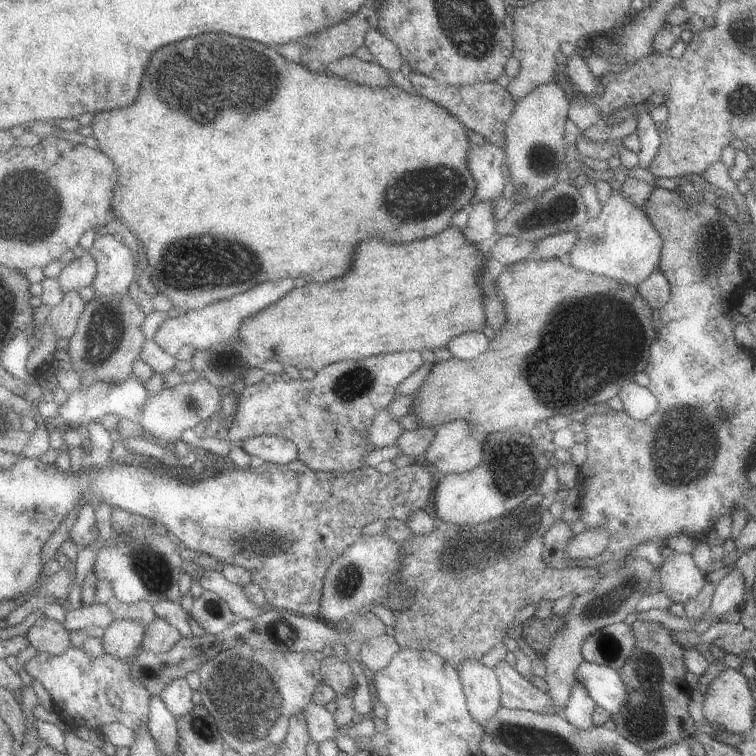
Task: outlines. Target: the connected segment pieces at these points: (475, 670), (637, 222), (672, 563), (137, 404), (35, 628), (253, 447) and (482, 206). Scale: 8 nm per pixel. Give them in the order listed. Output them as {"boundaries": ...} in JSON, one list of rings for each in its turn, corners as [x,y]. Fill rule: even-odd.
{"boundaries":[[[[467,659],[458,668],[471,714],[483,726],[502,707],[502,686],[494,667]]],[[[619,190],[612,191],[594,219],[587,218],[577,230],[577,242],[565,260],[573,268],[586,273],[636,287],[656,268],[662,240],[645,216],[643,208],[635,208]]],[[[668,551],[662,555],[663,562],[661,566],[657,566],[660,590],[675,603],[684,603],[692,599],[706,583],[704,574],[695,566],[692,556],[689,553],[677,553],[676,551]]],[[[132,375],[122,383],[95,383],[90,389],[69,392],[69,399],[61,406],[57,405],[56,414],[44,419],[46,430],[57,430],[62,435],[66,430],[76,430],[83,433],[89,422],[101,420],[105,414],[116,414],[119,418],[139,422],[141,408],[147,404],[151,392],[145,388],[145,383]]],[[[44,615],[39,617],[27,632],[31,645],[41,653],[64,655],[71,647],[71,630],[64,623]]],[[[279,435],[245,439],[242,448],[249,455],[258,456],[267,463],[277,463],[282,466],[300,458],[298,444]]],[[[492,201],[478,202],[472,204],[470,210],[470,223],[467,228],[462,229],[473,244],[481,244],[483,240],[489,240],[495,236],[497,230],[497,221],[493,218]]]]}

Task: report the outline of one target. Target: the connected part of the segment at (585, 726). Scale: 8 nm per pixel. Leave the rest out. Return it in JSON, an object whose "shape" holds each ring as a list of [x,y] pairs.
{"shape":[[[576,682],[571,687],[566,705],[562,710],[563,716],[575,728],[583,731],[589,730],[593,726],[591,713],[595,705],[588,692]]]}

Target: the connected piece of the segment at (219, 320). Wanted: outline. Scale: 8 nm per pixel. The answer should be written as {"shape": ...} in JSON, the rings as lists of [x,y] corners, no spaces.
{"shape":[[[296,279],[279,280],[275,282],[261,283],[253,290],[239,294],[235,298],[223,302],[215,302],[211,306],[202,309],[193,309],[186,312],[182,317],[169,317],[161,324],[154,340],[157,344],[172,355],[177,354],[181,350],[181,346],[191,345],[194,350],[206,351],[211,347],[218,347],[221,343],[233,344],[240,339],[241,328],[245,324],[245,320],[257,315],[264,308],[267,308],[275,302],[282,299],[285,294],[294,290],[295,286],[299,286],[300,281]]]}

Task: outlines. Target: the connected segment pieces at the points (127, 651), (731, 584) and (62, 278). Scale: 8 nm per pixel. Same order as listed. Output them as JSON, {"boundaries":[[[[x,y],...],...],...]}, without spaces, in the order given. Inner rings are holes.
{"boundaries":[[[[116,618],[101,638],[106,652],[119,659],[135,656],[142,650],[146,627],[135,619]]],[[[736,568],[723,576],[714,586],[709,604],[713,616],[707,621],[709,625],[720,621],[721,614],[737,609],[738,604],[743,602],[743,598],[747,598],[747,587],[744,578],[745,576],[740,569]]],[[[85,252],[81,258],[73,258],[70,263],[64,265],[56,279],[63,292],[68,293],[90,286],[97,271],[97,261],[91,256],[91,253]]]]}

